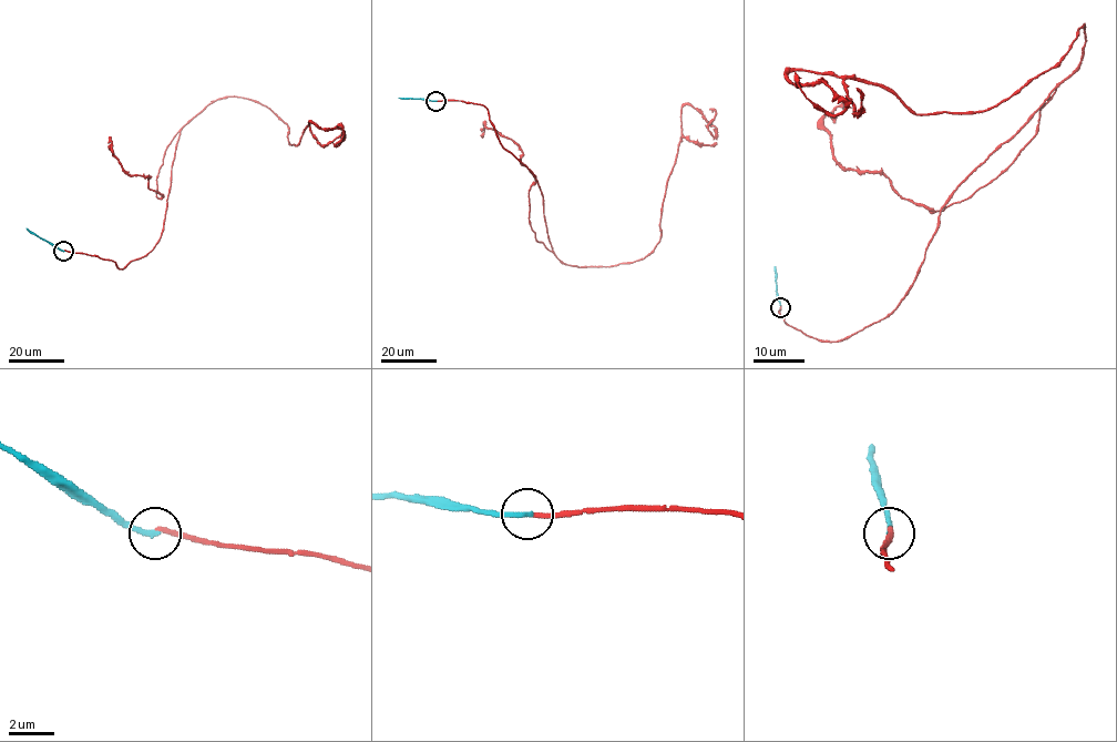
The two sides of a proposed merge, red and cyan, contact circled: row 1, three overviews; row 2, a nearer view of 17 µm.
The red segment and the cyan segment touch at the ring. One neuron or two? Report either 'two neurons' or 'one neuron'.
two neurons

